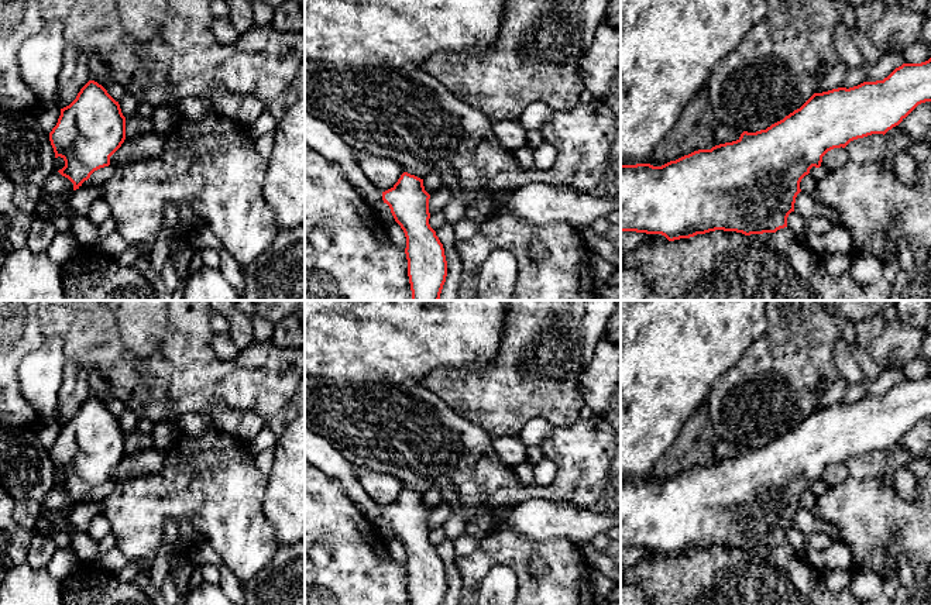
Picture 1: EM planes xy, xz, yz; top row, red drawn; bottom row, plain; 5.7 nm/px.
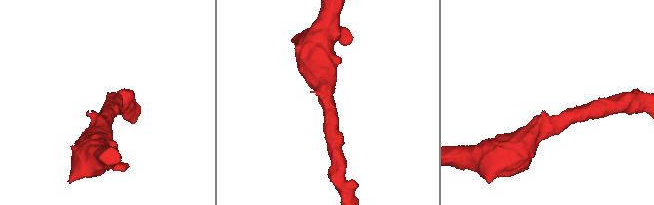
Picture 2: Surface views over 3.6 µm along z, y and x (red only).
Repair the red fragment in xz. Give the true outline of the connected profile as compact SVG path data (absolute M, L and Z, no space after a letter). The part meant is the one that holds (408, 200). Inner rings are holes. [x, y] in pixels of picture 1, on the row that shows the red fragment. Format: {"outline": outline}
{"outline": "M403 172L398 182L391 189L382 192L382 197L377 203L371 204L384 226L396 221L405 233L405 254L412 300L439 300L447 276L443 244L429 224L429 199L430 195L425 190L423 179Z"}

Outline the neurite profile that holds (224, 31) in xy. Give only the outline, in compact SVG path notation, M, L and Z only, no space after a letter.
M213 17L212 28L216 39L223 45L231 45L240 37L240 32L227 17Z

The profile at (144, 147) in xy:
M154 131L126 138L121 147L110 157L110 168L118 168L135 161L151 159L164 154L165 142Z

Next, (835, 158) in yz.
M834 148L822 157L821 166L828 171L838 169L851 161L849 154L845 148Z

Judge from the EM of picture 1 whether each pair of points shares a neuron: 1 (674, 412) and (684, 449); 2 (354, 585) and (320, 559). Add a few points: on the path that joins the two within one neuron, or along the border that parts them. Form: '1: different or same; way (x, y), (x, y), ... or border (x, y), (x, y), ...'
1: different; border (700, 405), (686, 420), (677, 439), (660, 459)
2: different; border (323, 543), (329, 552), (329, 559), (319, 567)

